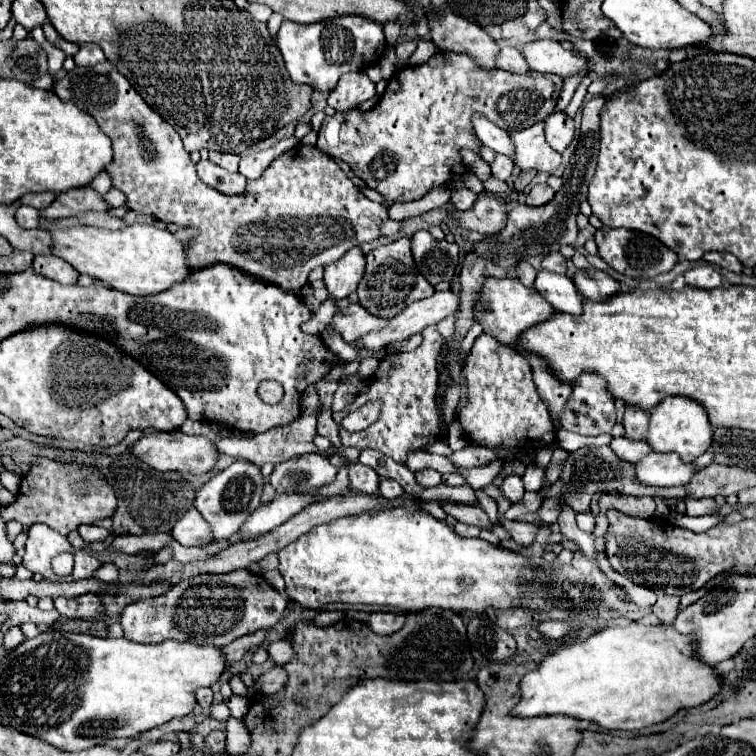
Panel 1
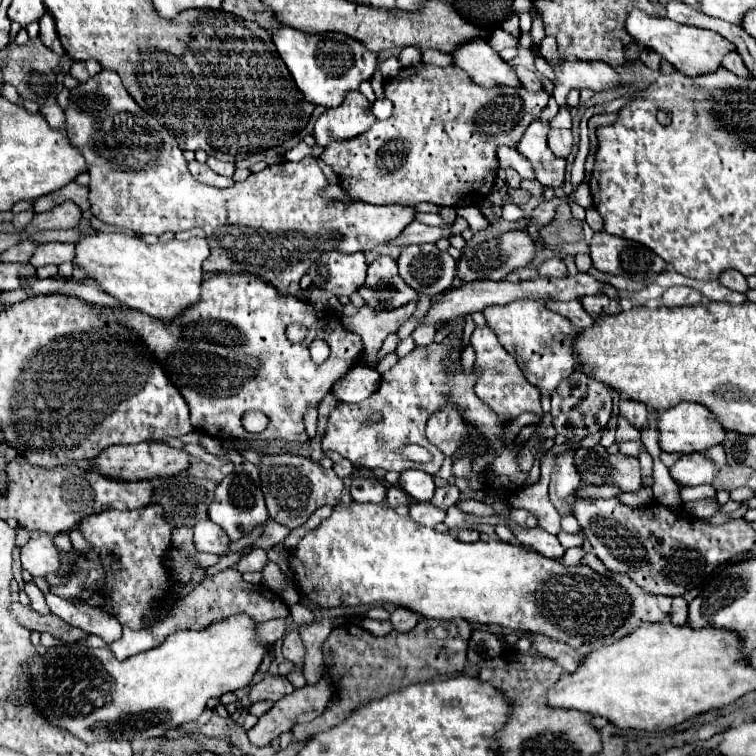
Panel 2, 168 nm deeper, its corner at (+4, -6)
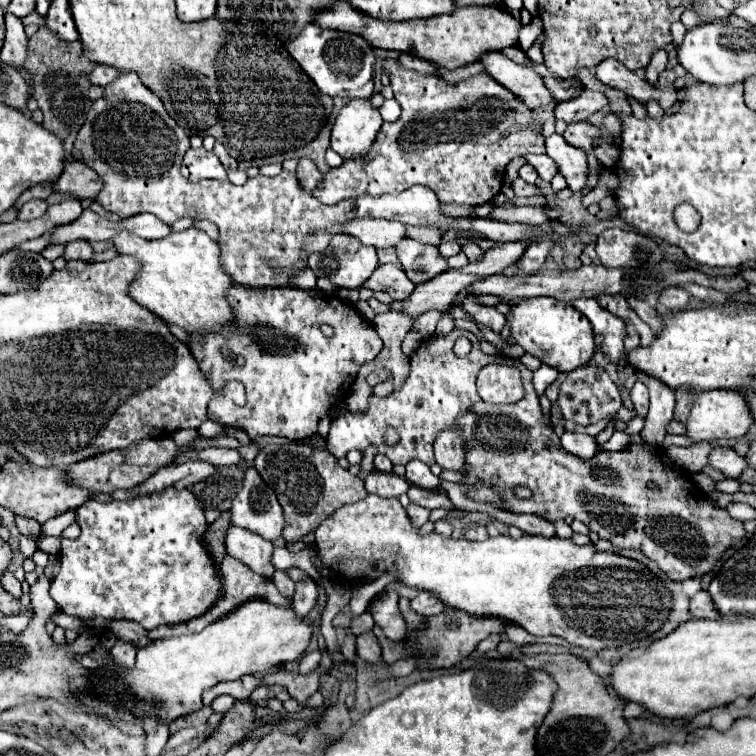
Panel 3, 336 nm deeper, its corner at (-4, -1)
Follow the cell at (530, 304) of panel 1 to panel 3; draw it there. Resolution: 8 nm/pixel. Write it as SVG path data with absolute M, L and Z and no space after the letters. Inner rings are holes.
M528 298L526 302L512 306L508 318L514 342L528 354L540 358L542 364L558 368L560 372L572 372L574 368L588 364L596 350L594 332L588 318L582 312L576 312L572 304L568 306L552 298Z

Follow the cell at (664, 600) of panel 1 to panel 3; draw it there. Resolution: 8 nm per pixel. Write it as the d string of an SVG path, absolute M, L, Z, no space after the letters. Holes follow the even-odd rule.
M698 592L690 600L690 612L694 618L718 618L720 612L714 608L714 602L708 592Z

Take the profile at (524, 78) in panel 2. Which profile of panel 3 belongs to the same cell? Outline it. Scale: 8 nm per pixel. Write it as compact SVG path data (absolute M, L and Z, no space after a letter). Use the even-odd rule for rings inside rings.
M550 76L550 78L544 78L544 84L546 84L546 88L554 94L554 98L556 98L558 102L562 102L562 100L570 100L570 98L576 96L574 88L580 84L580 80L578 80L578 78L562 80L562 78Z

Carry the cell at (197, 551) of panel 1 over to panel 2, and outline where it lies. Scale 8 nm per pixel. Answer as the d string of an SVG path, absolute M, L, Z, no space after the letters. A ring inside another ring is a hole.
M252 549L244 559L240 559L236 565L232 565L230 569L234 571L240 571L240 573L246 573L246 571L262 571L264 563L266 563L266 553L264 549Z

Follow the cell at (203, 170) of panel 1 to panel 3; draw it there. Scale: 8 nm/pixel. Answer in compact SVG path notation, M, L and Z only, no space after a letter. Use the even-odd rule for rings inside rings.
M190 148L182 160L182 176L190 182L204 178L226 180L226 170L214 152L208 152L204 148Z

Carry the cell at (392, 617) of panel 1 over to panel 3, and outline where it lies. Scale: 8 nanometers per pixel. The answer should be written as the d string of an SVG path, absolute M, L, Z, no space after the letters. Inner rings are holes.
M420 592L416 598L410 600L410 608L416 612L416 614L422 614L422 616L436 616L440 612L446 610L444 602L440 600L438 594L434 592Z

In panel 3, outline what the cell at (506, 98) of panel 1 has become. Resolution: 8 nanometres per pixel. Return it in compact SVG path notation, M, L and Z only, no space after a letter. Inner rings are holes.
M384 60L384 72L390 76L390 86L402 108L396 122L384 122L372 152L364 160L344 160L340 168L332 168L322 176L322 184L314 188L314 196L324 204L338 204L358 194L398 194L414 184L428 186L436 192L442 204L478 206L490 202L504 182L504 170L508 162L524 154L544 154L544 136L540 130L532 130L532 110L524 108L512 92L500 86L490 74L478 74L458 84L446 84L438 76L422 76L418 72L404 70L396 60ZM514 124L522 126L522 132L510 132Z

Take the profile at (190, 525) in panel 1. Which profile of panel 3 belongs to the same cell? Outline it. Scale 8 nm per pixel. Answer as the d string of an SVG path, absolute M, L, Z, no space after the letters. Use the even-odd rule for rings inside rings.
M230 526L226 534L226 552L240 560L242 564L246 564L250 570L258 572L260 576L270 578L276 572L272 564L274 544L254 532Z

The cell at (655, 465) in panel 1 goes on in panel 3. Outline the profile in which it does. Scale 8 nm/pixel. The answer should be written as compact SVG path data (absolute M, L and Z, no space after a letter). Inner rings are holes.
M714 448L710 454L710 466L724 472L728 478L740 478L740 474L748 468L746 458L736 454L734 448Z

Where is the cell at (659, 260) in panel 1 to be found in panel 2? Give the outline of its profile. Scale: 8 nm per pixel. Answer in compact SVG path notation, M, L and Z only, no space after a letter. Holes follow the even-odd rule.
M604 231L594 233L590 257L598 271L622 275L632 281L652 281L666 269L664 259L648 247Z

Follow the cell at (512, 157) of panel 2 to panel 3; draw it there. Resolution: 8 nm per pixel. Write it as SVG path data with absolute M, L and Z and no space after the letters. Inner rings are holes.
M532 154L532 156L526 156L526 160L528 160L528 164L532 164L536 168L540 178L546 180L546 182L550 182L558 174L558 166L556 166L556 162L548 154L542 154L542 156Z

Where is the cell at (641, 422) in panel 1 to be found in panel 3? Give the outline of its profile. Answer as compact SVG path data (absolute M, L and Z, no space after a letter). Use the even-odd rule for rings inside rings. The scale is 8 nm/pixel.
M636 382L630 396L632 396L632 402L634 402L636 414L646 416L646 412L648 412L648 388L642 382Z

